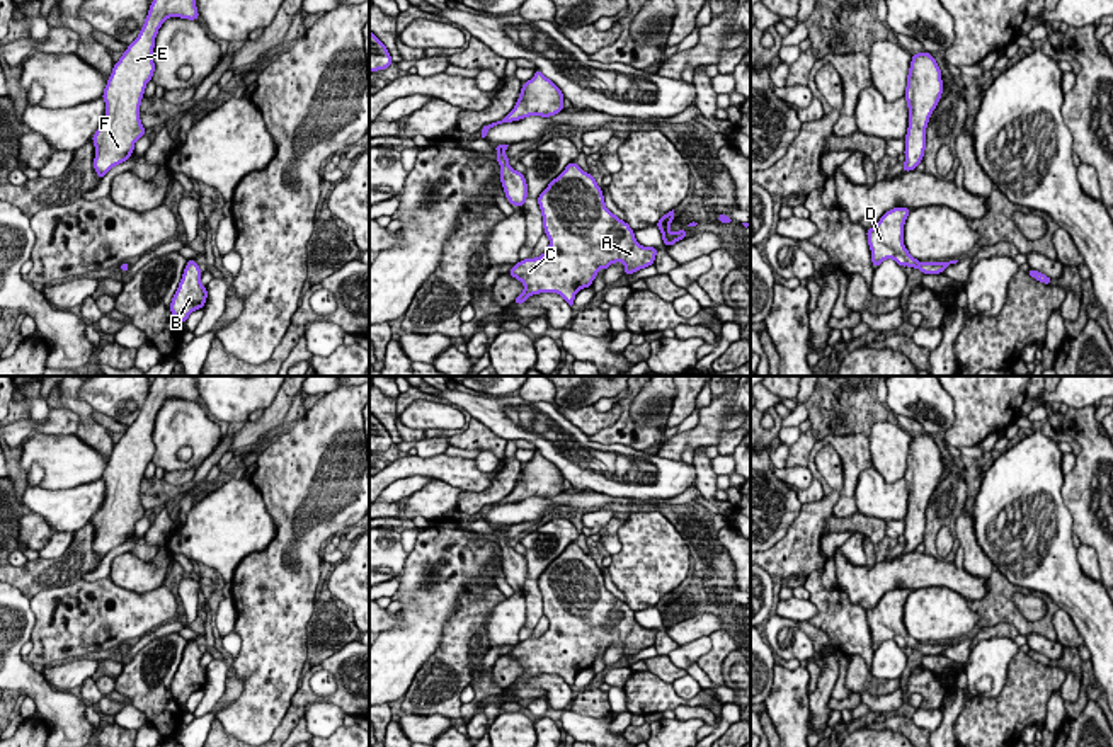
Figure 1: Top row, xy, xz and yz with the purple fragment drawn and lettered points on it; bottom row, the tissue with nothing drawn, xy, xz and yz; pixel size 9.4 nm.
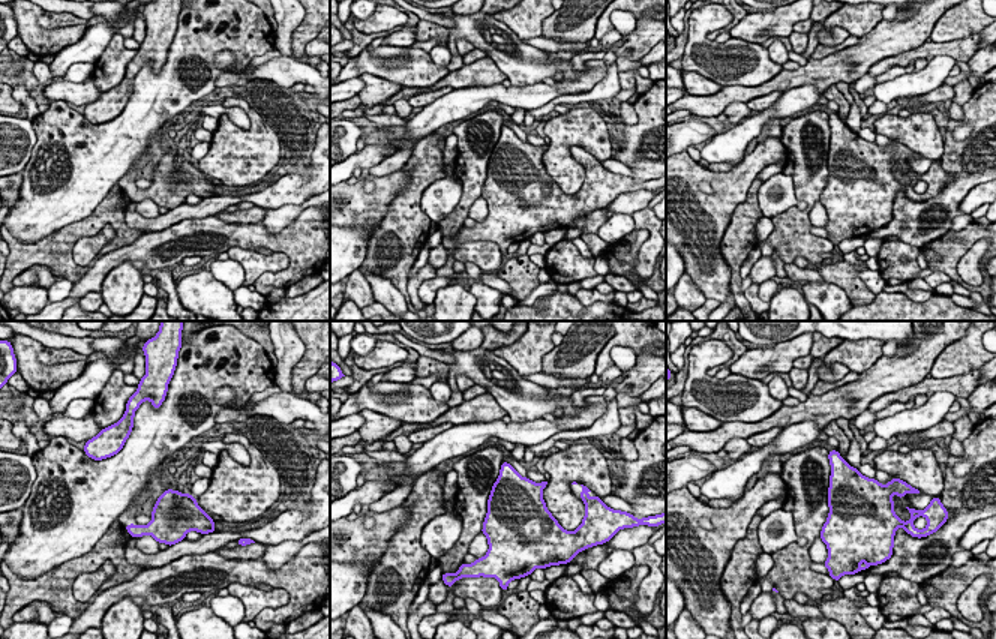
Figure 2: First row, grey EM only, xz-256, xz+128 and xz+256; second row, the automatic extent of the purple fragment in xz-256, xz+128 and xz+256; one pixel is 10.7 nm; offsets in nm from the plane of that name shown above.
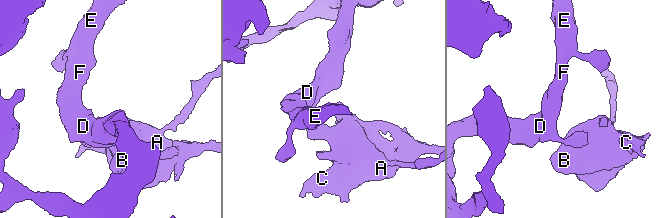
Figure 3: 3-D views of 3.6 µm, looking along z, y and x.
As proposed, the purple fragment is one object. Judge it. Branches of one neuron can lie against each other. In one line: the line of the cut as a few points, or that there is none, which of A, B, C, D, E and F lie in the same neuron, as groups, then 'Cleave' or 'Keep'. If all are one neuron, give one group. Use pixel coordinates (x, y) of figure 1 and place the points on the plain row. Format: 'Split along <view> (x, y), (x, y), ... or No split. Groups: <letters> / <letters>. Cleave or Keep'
No split. Groups: A B C D E F. Keep

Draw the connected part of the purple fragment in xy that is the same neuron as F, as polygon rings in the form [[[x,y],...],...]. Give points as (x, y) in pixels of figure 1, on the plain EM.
[[[155,376],[138,419],[128,427],[107,459],[102,480],[106,499],[94,514],[94,551],[104,556],[126,543],[134,524],[145,517],[140,500],[140,487],[146,465],[155,454],[153,429],[162,405],[170,398],[197,402],[199,393],[194,376]]]

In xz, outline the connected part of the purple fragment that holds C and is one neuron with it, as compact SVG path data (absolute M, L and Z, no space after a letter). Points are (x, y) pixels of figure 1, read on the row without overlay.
M570 543L538 577L538 587L550 626L539 638L519 642L509 652L524 667L524 672L514 681L516 686L522 686L533 676L556 674L572 687L575 676L591 669L601 650L606 652L611 645L623 643L623 655L635 655L655 643L657 630L636 623L630 606L606 589L596 560L575 543Z

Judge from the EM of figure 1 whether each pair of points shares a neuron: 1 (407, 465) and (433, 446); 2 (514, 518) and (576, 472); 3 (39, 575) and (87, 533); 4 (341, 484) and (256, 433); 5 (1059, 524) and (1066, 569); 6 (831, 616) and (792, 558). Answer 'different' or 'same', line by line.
1: different
2: different
3: same
4: different
5: same
6: different

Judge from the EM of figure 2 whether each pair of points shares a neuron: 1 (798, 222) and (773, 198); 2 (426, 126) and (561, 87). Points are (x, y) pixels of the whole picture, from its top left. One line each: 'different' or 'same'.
1: different
2: same

